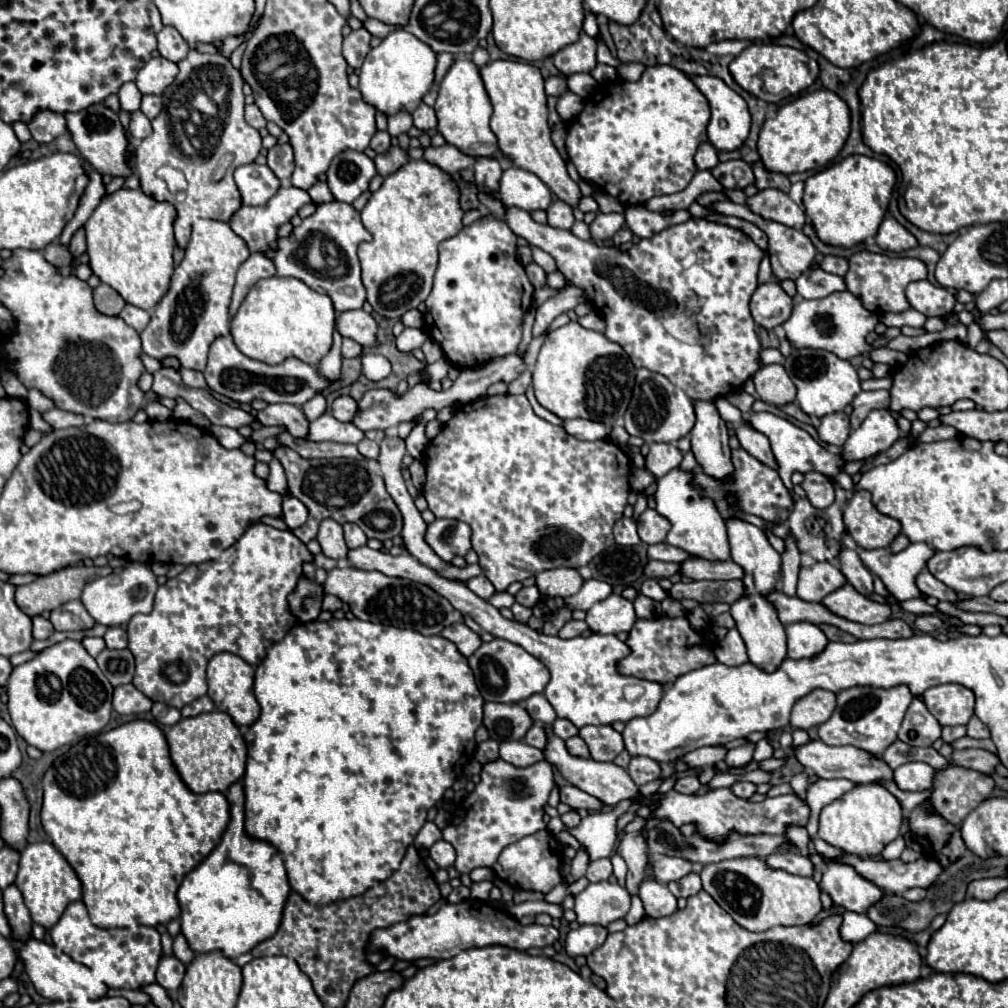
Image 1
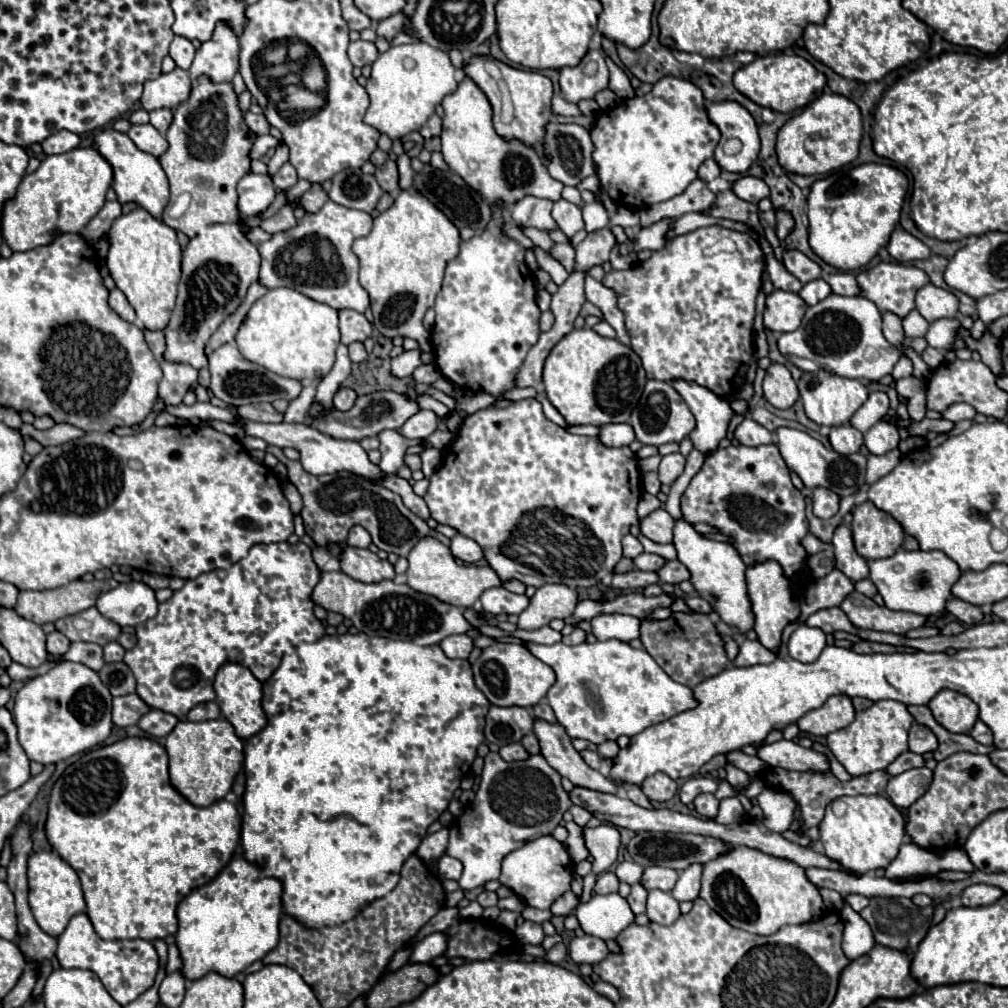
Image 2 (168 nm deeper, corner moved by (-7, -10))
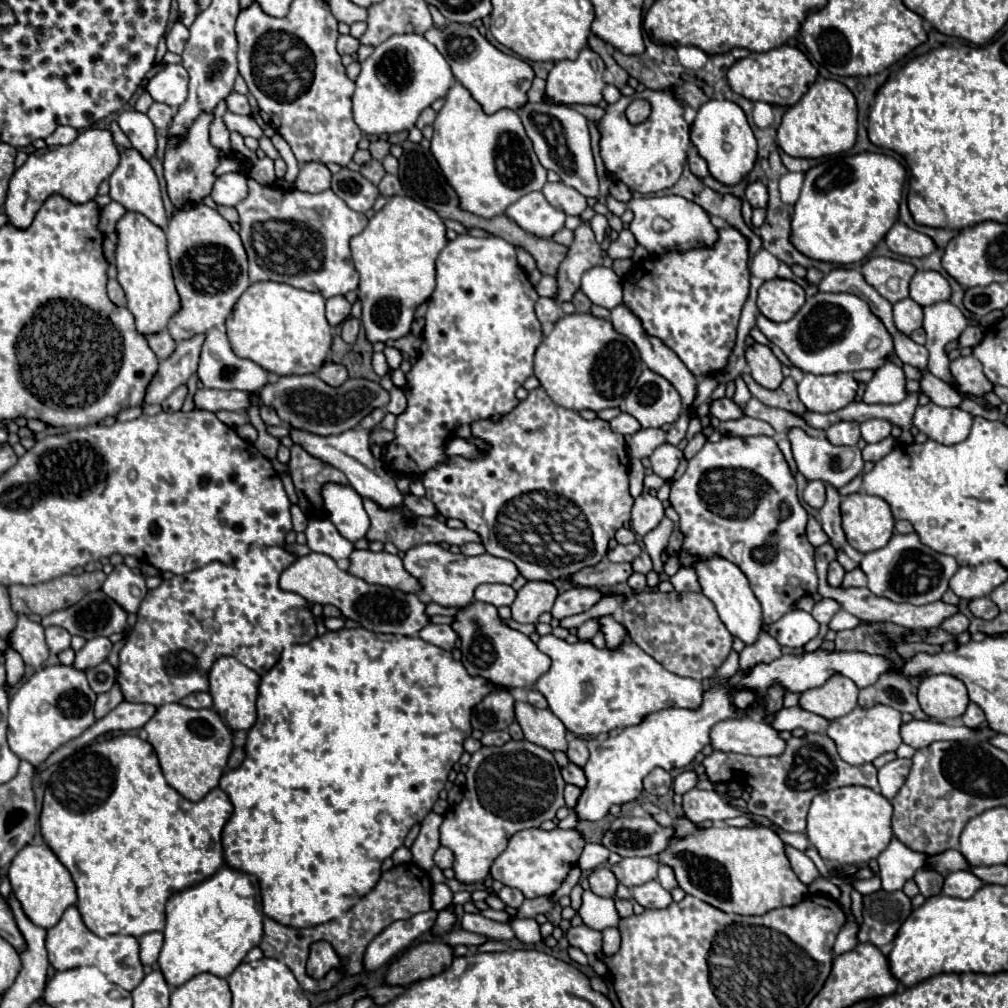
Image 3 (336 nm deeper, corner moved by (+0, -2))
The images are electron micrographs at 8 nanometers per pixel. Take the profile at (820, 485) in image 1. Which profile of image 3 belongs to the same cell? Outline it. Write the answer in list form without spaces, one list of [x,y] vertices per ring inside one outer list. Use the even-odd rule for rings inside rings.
[[[811,480],[811,482],[807,482],[807,488],[805,488],[805,492],[803,492],[803,500],[805,500],[811,508],[819,510],[819,508],[825,504],[825,484],[823,484],[821,480]]]

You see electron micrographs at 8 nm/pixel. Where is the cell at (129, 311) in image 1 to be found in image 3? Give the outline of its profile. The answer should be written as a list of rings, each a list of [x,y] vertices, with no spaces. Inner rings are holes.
[[[163,330],[155,336],[147,336],[147,342],[159,360],[165,360],[167,356],[171,356],[171,352],[175,352],[175,344],[177,344],[167,330]]]

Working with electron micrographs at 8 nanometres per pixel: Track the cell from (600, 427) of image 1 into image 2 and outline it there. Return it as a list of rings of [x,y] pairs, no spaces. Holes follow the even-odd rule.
[[[606,424],[598,432],[598,440],[606,446],[628,446],[634,438],[630,424]]]

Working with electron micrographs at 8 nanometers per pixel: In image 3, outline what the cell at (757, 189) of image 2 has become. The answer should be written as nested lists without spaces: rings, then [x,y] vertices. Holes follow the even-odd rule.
[[[753,182],[745,190],[745,200],[751,204],[751,208],[765,208],[767,206],[767,188],[763,182]]]

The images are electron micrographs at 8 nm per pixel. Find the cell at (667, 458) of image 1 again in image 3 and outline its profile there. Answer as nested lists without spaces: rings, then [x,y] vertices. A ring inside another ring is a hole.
[[[671,444],[659,446],[659,448],[649,456],[651,466],[653,466],[653,472],[659,474],[659,476],[665,478],[665,480],[673,478],[675,470],[677,470],[677,466],[679,466],[679,462],[681,462],[681,458],[683,458],[683,452],[681,452],[677,446],[671,446]]]

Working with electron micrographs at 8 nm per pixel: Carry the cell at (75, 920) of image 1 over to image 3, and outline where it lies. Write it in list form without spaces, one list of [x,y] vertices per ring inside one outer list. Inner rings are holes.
[[[69,906],[61,920],[47,930],[45,948],[49,952],[49,962],[55,970],[71,970],[79,966],[97,966],[113,984],[133,990],[143,980],[143,964],[139,960],[139,942],[133,936],[95,936],[81,920],[81,914],[75,906]]]

